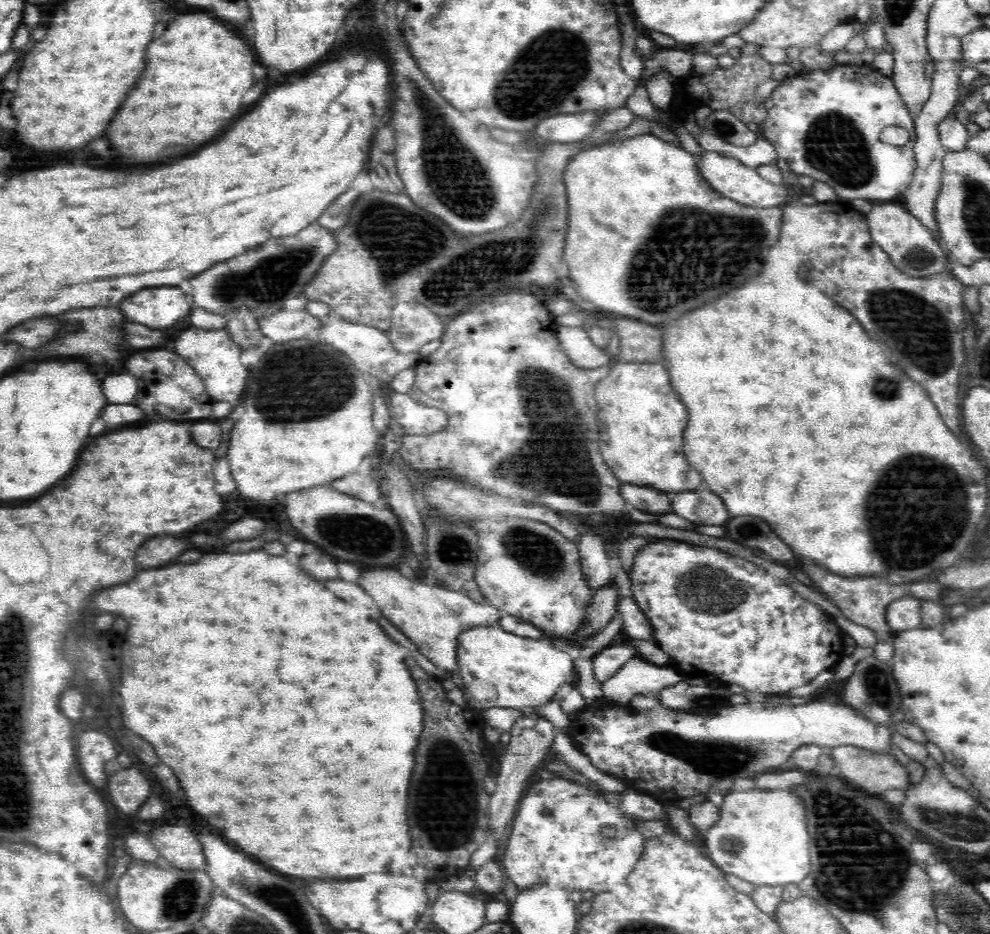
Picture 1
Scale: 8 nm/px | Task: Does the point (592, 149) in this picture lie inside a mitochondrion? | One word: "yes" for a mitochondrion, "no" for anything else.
no

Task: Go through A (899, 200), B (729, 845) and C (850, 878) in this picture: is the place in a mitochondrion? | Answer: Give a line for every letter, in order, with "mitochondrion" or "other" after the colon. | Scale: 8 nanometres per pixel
A: other
B: mitochondrion
C: mitochondrion

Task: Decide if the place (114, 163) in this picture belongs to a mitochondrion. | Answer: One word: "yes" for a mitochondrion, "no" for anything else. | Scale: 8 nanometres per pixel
no

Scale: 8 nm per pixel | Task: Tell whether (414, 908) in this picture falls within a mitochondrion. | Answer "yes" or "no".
no

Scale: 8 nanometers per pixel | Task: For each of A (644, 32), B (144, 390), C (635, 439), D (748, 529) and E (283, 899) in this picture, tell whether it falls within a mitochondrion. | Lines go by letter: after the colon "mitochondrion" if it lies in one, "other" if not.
A: other
B: other
C: other
D: mitochondrion
E: mitochondrion

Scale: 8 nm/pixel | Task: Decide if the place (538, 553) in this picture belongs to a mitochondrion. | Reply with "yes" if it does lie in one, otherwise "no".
yes

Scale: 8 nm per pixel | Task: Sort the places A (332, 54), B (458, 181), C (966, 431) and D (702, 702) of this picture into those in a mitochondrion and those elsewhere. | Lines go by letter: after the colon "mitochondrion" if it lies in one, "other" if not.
A: other
B: mitochondrion
C: other
D: mitochondrion

